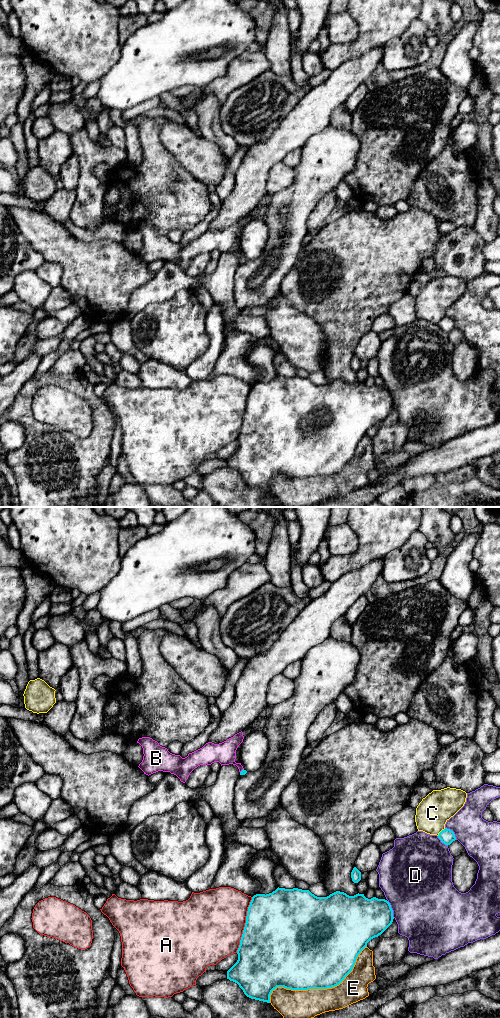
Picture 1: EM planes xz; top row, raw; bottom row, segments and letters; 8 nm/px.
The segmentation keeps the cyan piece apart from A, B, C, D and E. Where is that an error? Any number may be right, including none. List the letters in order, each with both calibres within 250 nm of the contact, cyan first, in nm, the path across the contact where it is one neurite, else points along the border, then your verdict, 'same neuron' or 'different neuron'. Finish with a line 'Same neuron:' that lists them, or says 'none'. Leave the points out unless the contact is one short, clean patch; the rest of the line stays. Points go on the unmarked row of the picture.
A: 500 nm thick on the cyan side, 480 nm on the other; different neuron
B: 50 nm thick on the cyan side, 180 nm on the other; runs through xz (243, 260), (242, 258), (225, 241); same neuron
C: 120 nm thick on the cyan side, 260 nm on the other; different neuron
D: 340 nm thick on the cyan side, 480 nm on the other; different neuron
E: 500 nm thick on the cyan side, 280 nm on the other; different neuron
Same neuron: B

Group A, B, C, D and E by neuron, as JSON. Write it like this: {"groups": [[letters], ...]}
{"groups": [["A"], ["B"], ["C"], ["D"], ["E"]]}

